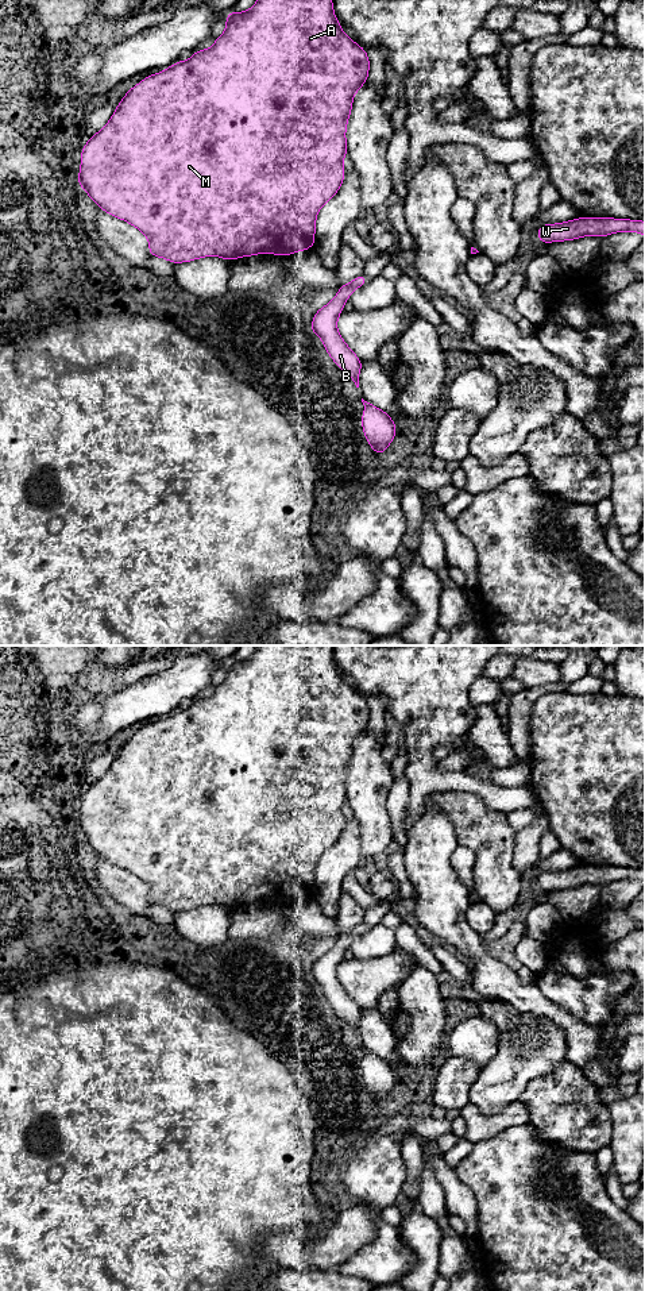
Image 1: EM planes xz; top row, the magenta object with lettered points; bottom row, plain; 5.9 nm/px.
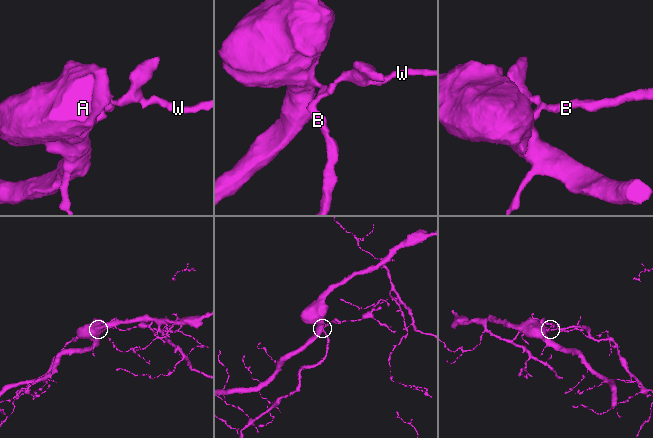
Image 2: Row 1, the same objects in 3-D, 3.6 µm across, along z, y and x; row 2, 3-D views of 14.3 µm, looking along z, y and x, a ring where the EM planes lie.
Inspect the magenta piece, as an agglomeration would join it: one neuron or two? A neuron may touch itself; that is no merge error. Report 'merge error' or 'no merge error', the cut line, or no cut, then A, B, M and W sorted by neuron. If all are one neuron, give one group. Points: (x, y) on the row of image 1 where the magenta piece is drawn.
merge error; cut in xz along (346, 284), (358, 286); A M / B W

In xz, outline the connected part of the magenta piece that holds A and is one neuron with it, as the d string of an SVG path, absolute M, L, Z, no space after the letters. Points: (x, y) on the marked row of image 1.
M258 0L246 12L229 11L225 31L206 50L196 50L188 61L177 61L166 70L147 76L120 100L104 128L90 136L81 150L78 185L104 212L124 220L148 239L150 255L173 262L192 262L202 257L221 257L231 262L262 253L286 257L314 247L318 211L332 200L345 178L343 158L348 154L345 130L355 93L368 80L367 51L341 30L332 0Z

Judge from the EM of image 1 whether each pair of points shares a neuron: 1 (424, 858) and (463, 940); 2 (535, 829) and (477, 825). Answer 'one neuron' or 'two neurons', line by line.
1: one neuron
2: two neurons

